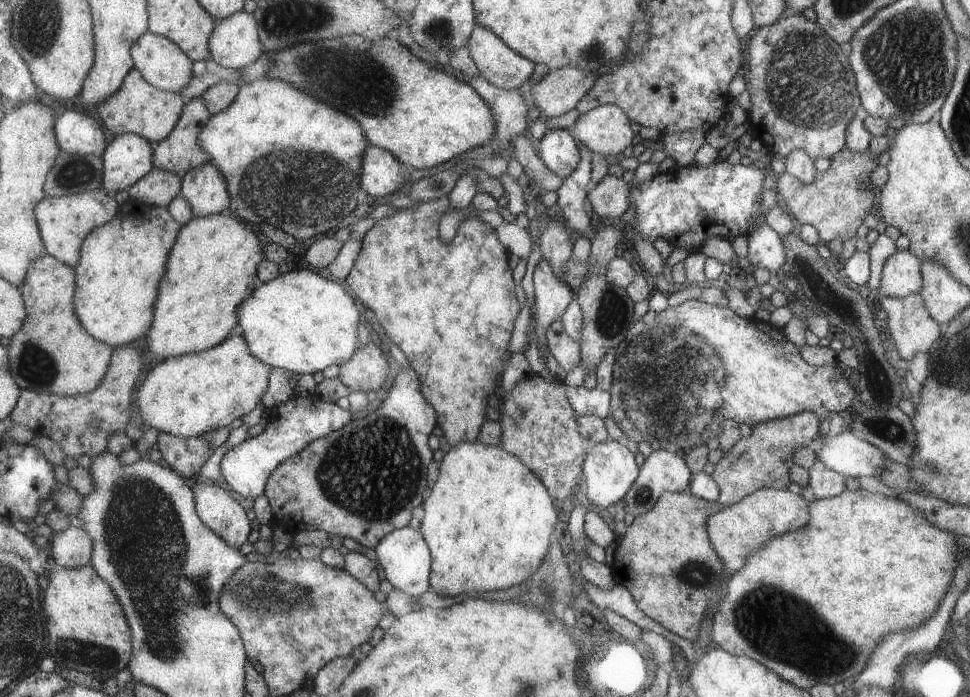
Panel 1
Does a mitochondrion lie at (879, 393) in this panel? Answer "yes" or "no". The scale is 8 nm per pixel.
yes

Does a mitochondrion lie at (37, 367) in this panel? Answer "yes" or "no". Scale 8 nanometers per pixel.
yes

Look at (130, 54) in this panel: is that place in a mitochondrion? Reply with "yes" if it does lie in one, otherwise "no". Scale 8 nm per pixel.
no

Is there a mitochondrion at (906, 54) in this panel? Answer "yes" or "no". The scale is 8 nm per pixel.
yes

